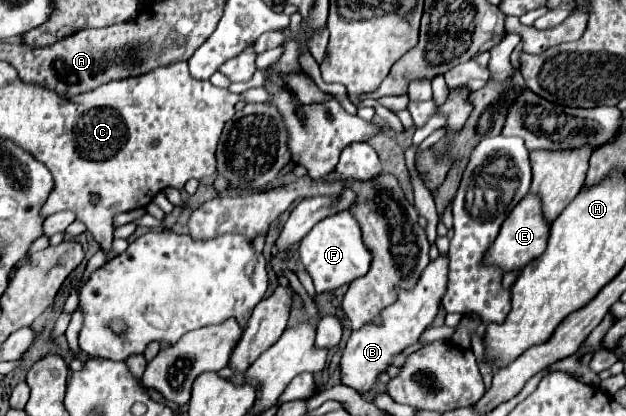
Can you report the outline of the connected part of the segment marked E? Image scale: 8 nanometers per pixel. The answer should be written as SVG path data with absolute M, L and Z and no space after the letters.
M527 194L503 222L497 240L493 242L489 254L485 256L485 262L499 266L503 272L525 268L531 260L535 260L545 252L547 240L549 240L549 228L551 228L551 222L543 216L541 198L537 194Z

